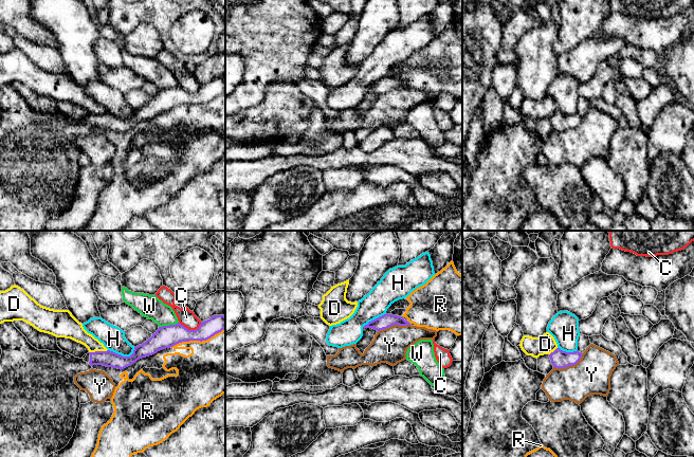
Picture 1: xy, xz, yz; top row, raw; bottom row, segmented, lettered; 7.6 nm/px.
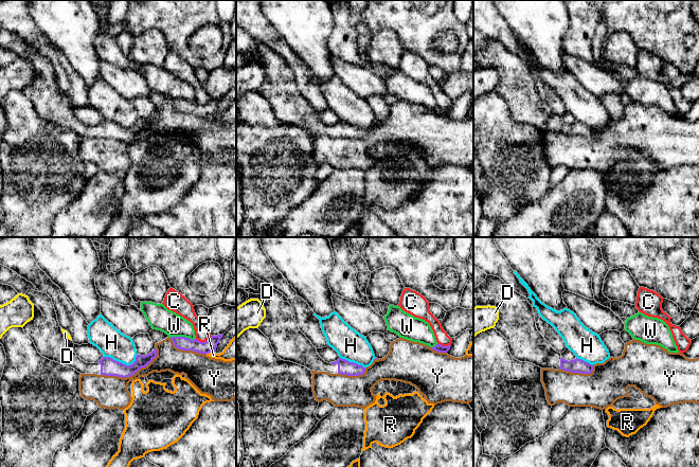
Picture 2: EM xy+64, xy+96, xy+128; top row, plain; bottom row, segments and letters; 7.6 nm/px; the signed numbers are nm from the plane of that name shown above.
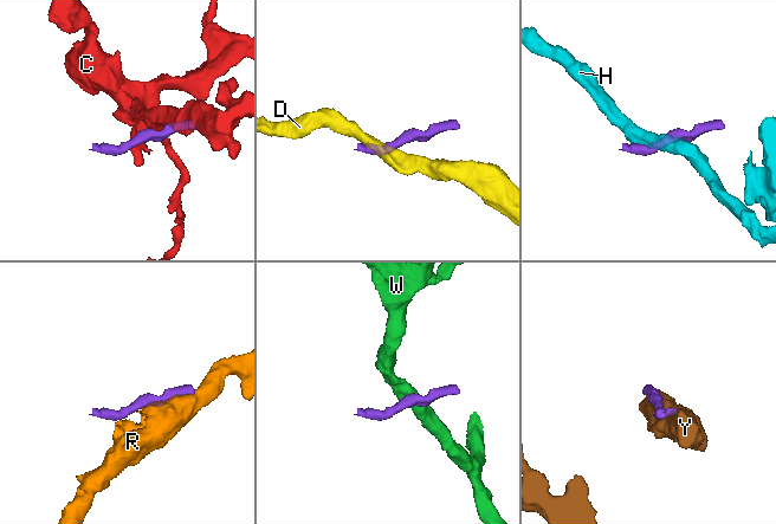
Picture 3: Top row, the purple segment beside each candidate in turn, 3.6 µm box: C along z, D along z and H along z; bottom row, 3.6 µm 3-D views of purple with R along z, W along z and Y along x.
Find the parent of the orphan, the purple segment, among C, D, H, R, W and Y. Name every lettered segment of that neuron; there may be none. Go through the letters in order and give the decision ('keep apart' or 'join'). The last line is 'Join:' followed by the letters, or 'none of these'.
C: keep apart
D: keep apart
H: keep apart
R: keep apart
W: keep apart
Y: keep apart
Join: none of these

